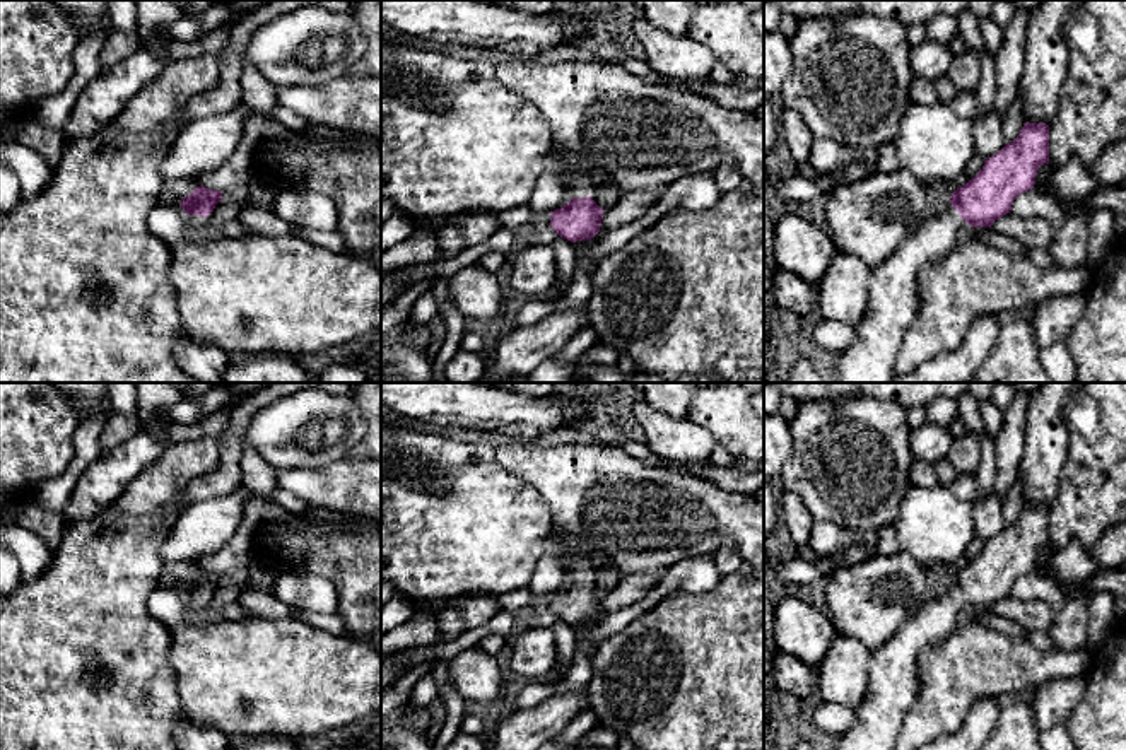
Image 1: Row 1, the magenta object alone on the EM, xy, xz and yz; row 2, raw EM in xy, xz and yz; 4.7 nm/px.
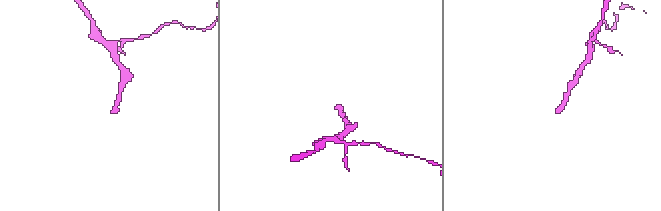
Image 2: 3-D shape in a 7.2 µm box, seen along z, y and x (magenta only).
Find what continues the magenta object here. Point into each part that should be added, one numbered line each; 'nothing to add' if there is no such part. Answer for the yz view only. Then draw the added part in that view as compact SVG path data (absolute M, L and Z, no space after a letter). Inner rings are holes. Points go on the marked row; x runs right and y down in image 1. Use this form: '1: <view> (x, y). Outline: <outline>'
1: yz (894, 286). Outline: M953 207L930 215L887 261L871 270L870 311L854 326L851 345L837 355L837 383L892 381L895 357L919 311L919 273L950 253L964 224Z

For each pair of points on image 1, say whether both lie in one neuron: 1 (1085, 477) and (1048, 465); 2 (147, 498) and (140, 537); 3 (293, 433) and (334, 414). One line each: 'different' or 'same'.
1: different
2: different
3: same

